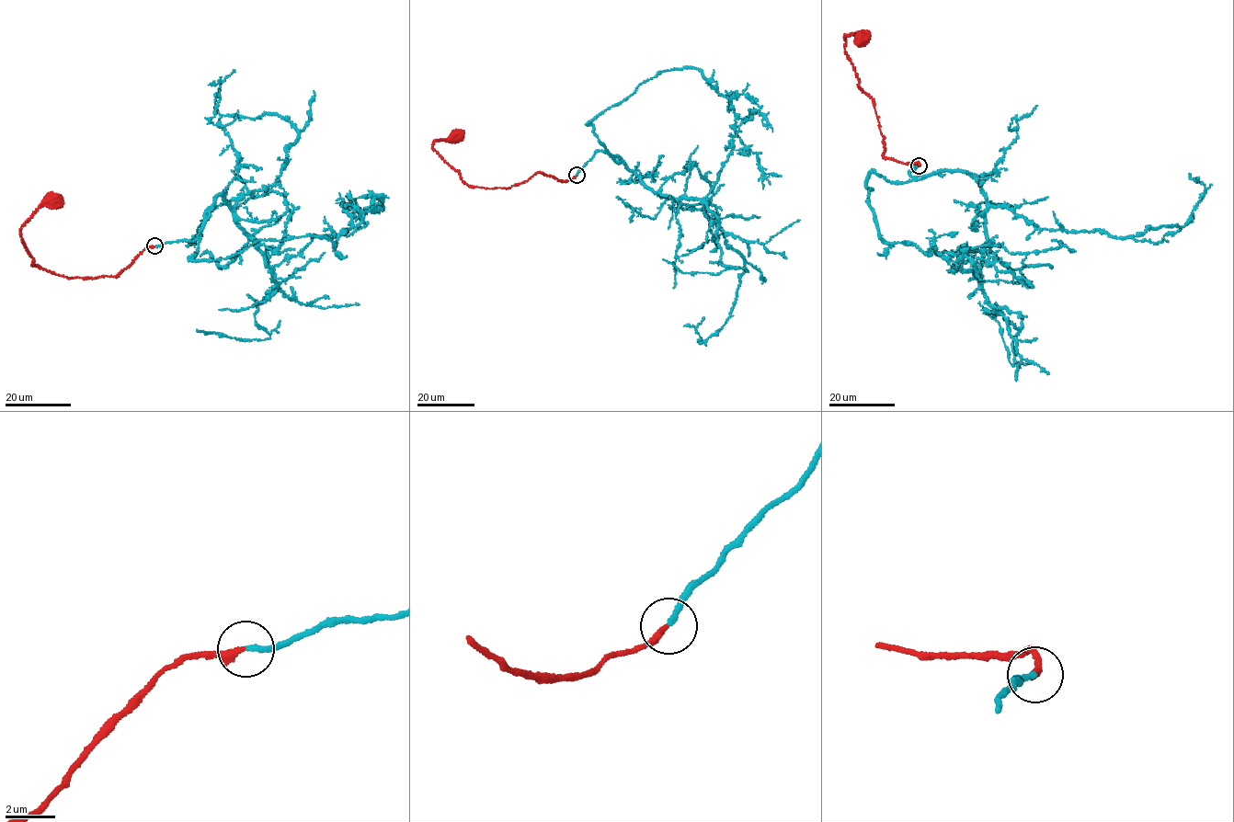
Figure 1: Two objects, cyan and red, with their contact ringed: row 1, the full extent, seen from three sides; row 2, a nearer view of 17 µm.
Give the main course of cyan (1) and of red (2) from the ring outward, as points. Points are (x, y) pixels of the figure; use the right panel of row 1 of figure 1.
1: (919, 165), (914, 177), (971, 175), (991, 205), (1034, 227), (1124, 237), (1182, 227), (1205, 191), (1197, 177)
2: (919, 165), (884, 156), (884, 137), (873, 100), (859, 86), (845, 51), (845, 36), (860, 38)

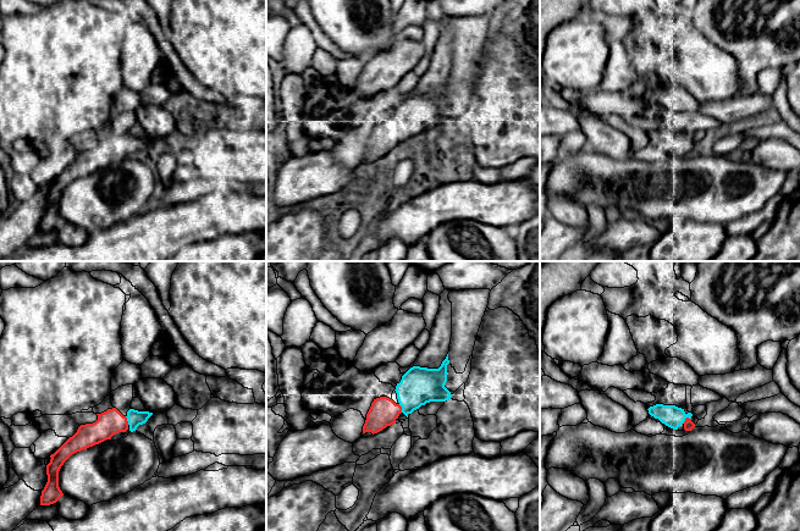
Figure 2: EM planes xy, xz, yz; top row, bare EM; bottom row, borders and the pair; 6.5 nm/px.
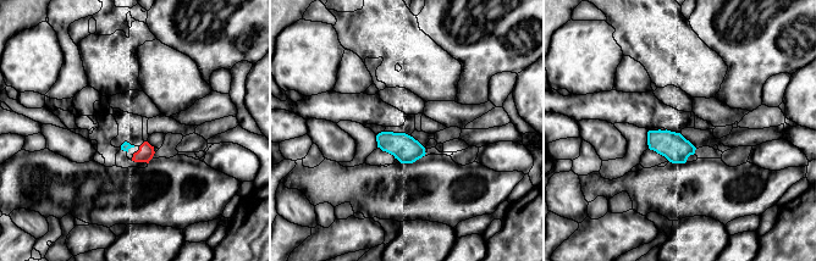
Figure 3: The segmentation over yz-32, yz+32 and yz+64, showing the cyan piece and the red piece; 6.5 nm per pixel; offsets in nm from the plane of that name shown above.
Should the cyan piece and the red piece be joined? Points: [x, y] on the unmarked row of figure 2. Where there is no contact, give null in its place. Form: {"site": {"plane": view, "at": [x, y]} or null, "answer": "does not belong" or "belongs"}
{"site": {"plane": "yz", "at": [685, 144]}, "answer": "belongs"}

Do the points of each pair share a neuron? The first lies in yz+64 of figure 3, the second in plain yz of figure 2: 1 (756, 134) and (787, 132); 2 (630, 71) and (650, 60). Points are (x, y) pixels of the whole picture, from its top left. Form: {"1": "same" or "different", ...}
{"1": "same", "2": "different"}

